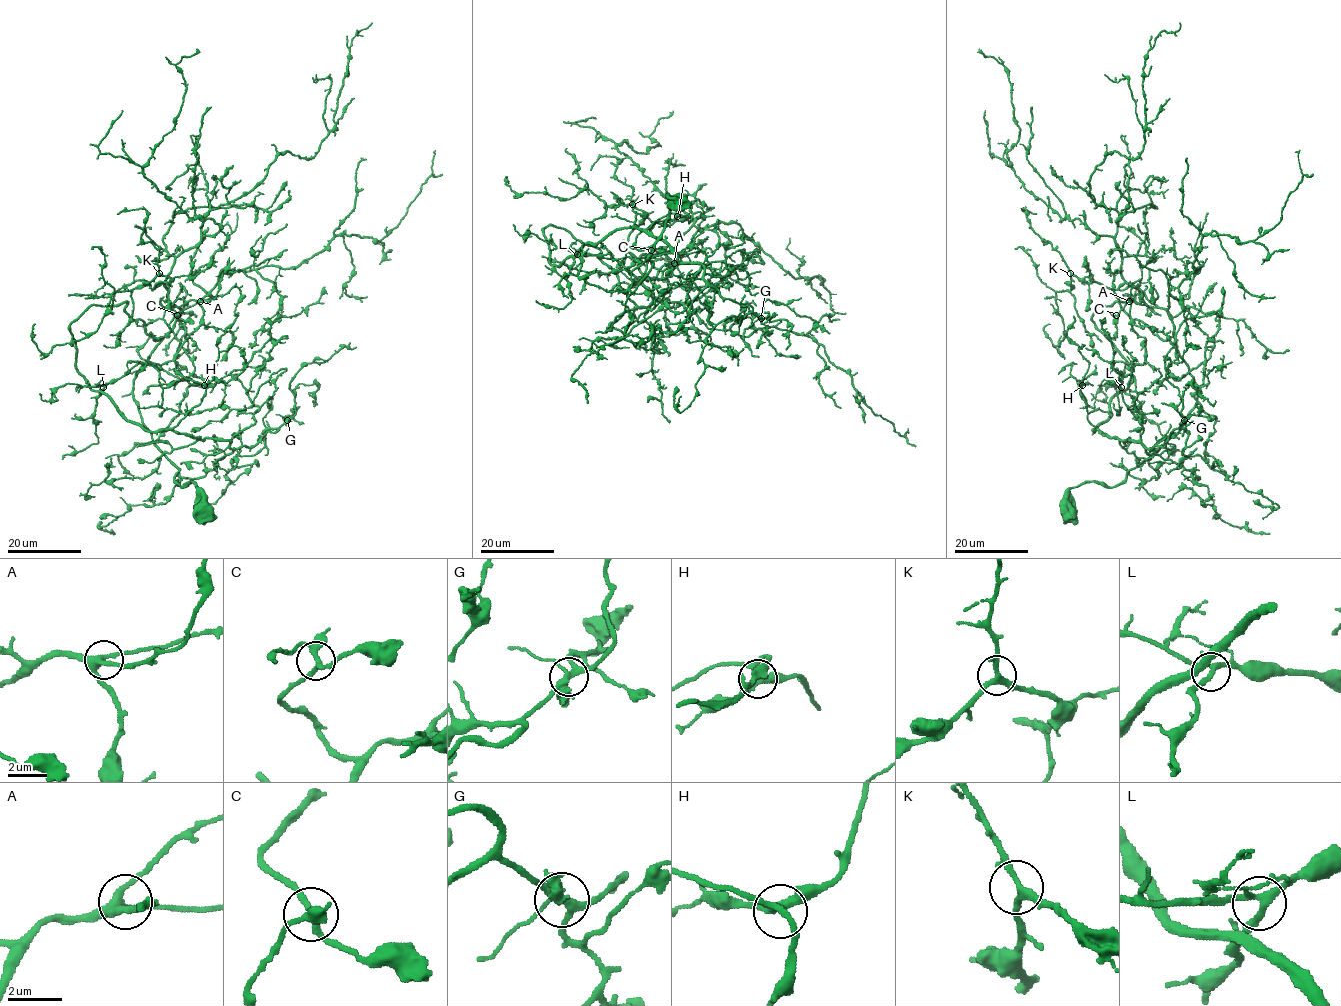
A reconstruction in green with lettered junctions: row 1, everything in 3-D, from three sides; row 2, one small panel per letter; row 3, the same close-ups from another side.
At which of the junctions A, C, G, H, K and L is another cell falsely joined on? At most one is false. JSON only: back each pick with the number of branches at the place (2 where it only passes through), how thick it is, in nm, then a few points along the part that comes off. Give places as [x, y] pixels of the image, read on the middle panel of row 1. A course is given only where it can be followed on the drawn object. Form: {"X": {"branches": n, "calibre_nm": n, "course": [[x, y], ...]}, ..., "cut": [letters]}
{"cut": []}

